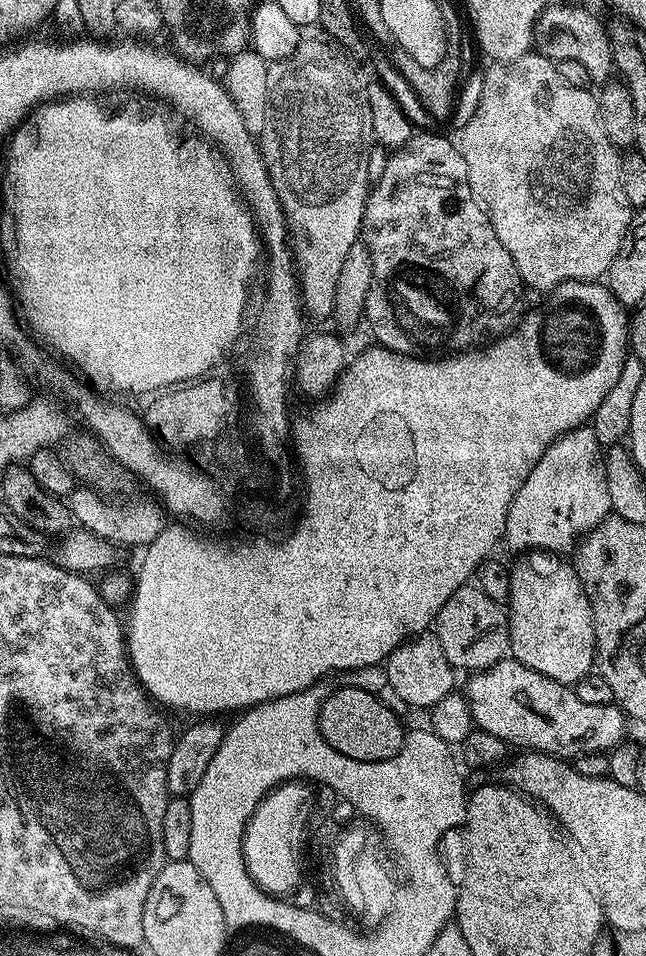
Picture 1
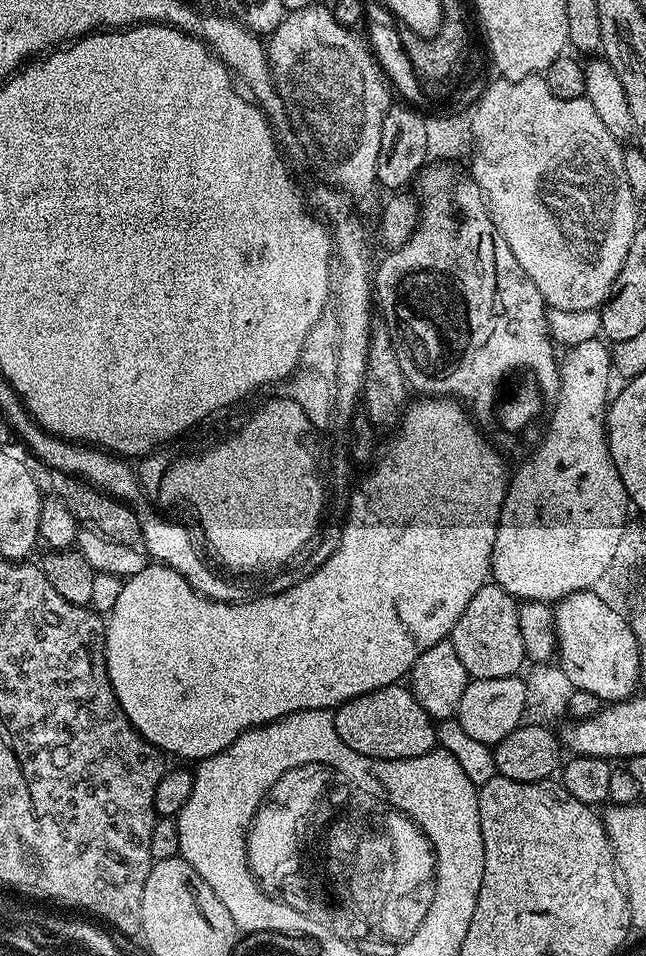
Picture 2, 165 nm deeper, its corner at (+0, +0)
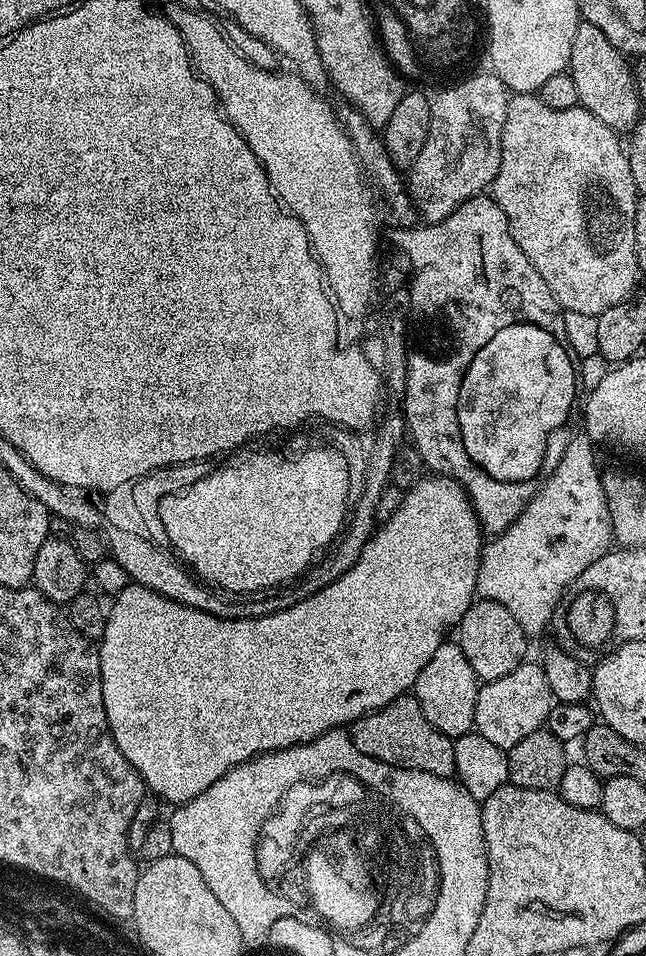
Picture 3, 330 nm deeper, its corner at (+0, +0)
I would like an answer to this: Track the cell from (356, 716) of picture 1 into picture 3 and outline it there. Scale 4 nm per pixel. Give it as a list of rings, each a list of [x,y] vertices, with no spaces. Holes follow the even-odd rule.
[[[415,695],[399,696],[394,702],[358,718],[350,726],[354,746],[378,762],[386,762],[395,768],[422,770],[426,774],[452,778],[456,775],[453,737],[442,734],[430,726],[422,706],[418,706]]]

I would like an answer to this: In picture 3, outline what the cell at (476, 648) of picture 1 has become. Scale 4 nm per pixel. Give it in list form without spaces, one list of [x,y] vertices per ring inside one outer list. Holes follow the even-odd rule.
[[[477,599],[460,619],[459,632],[458,643],[462,654],[466,654],[466,662],[470,662],[477,680],[481,682],[506,678],[506,674],[525,663],[524,651],[530,644],[529,637],[525,636],[522,626],[514,622],[510,610],[506,610],[506,606],[498,602]]]

